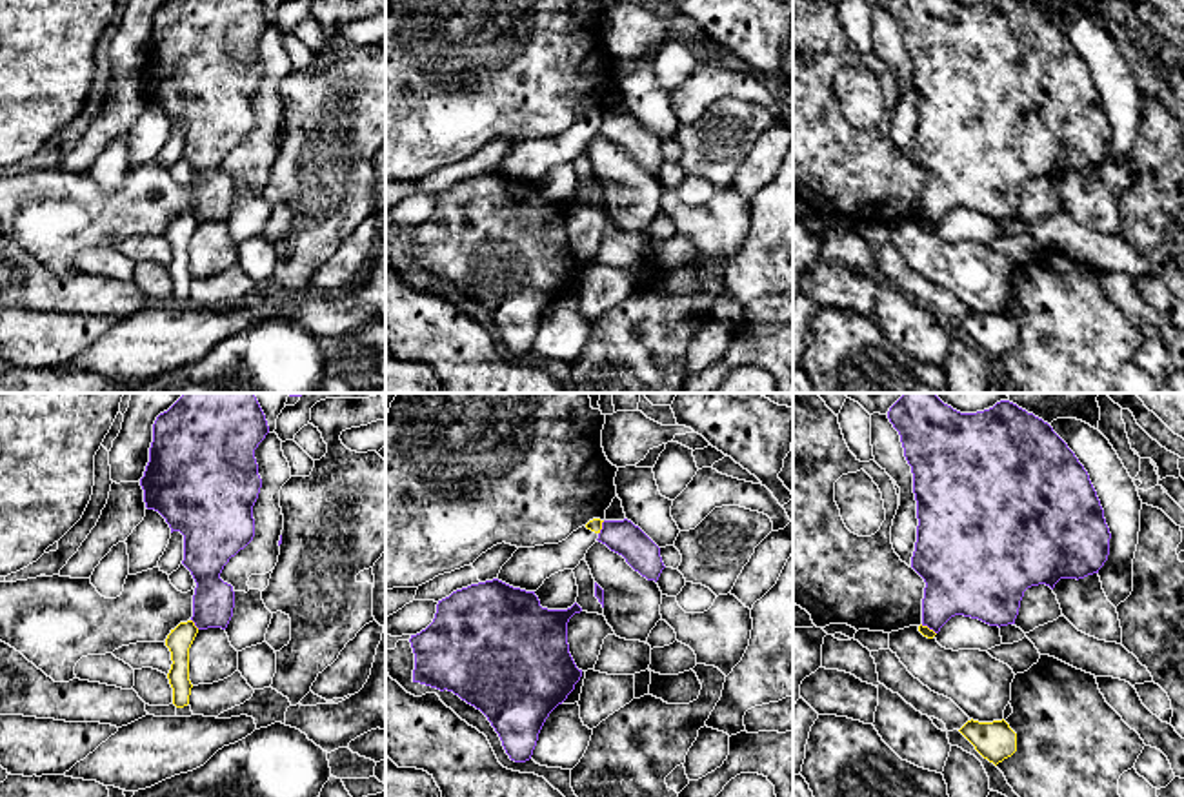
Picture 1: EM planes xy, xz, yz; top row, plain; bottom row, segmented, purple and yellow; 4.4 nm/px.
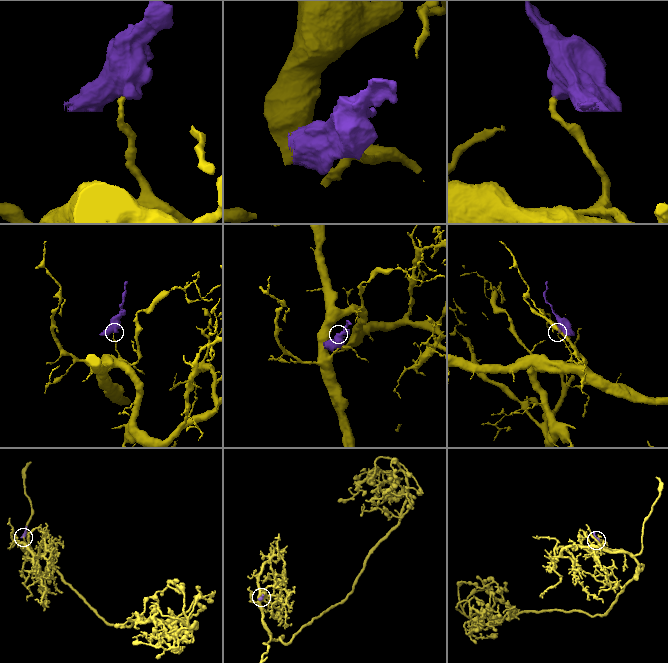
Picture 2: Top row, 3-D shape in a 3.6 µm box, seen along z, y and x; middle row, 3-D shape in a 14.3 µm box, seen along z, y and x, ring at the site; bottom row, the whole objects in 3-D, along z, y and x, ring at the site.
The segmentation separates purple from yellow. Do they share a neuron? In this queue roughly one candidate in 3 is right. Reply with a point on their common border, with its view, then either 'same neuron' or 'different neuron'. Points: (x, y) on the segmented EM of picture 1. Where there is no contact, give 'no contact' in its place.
xy (195, 625) | different neuron

